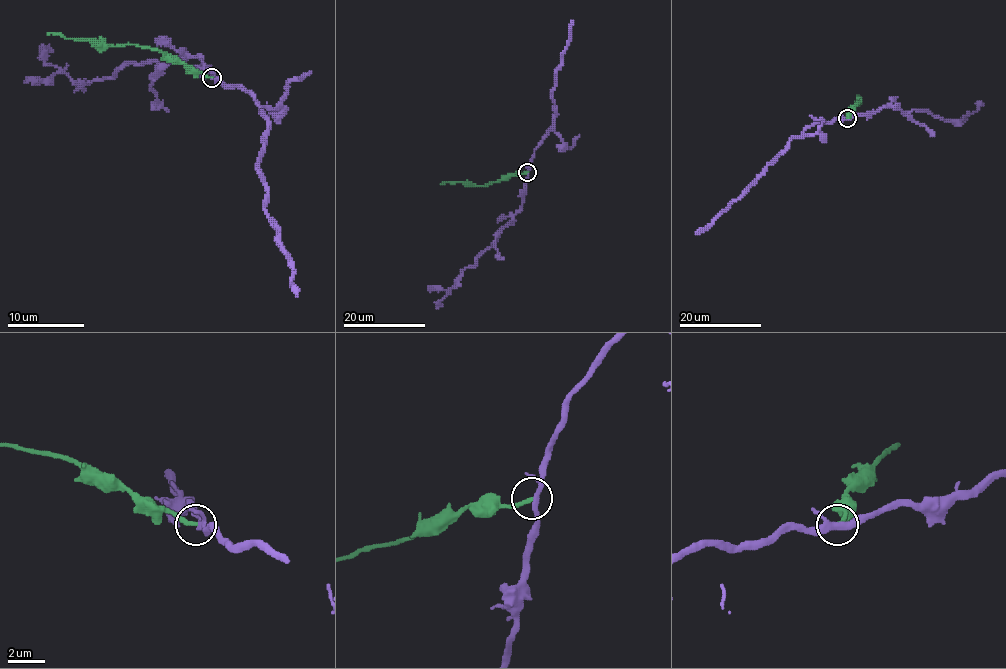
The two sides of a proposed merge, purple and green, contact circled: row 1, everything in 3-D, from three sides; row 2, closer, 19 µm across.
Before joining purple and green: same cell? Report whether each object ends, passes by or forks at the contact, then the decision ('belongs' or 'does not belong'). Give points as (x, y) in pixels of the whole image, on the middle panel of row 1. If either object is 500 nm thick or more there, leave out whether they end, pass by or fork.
purple forks there; green ends there; does not belong

